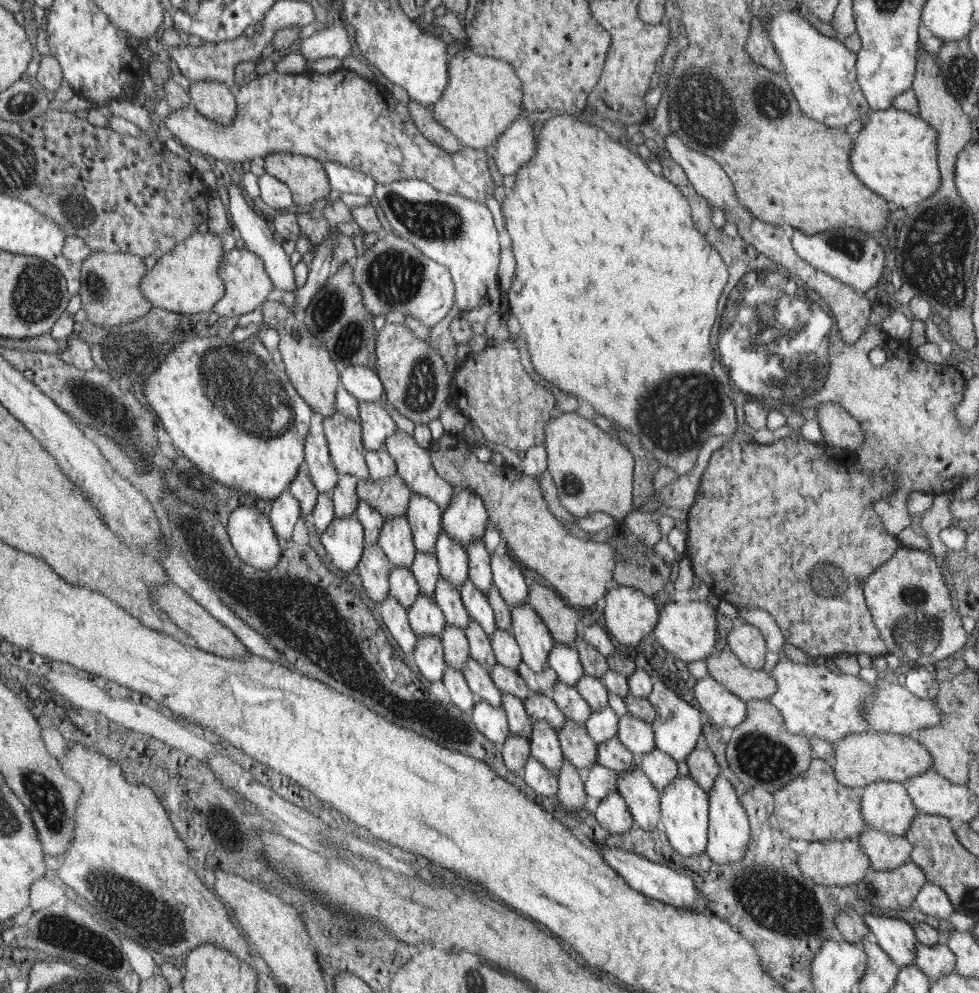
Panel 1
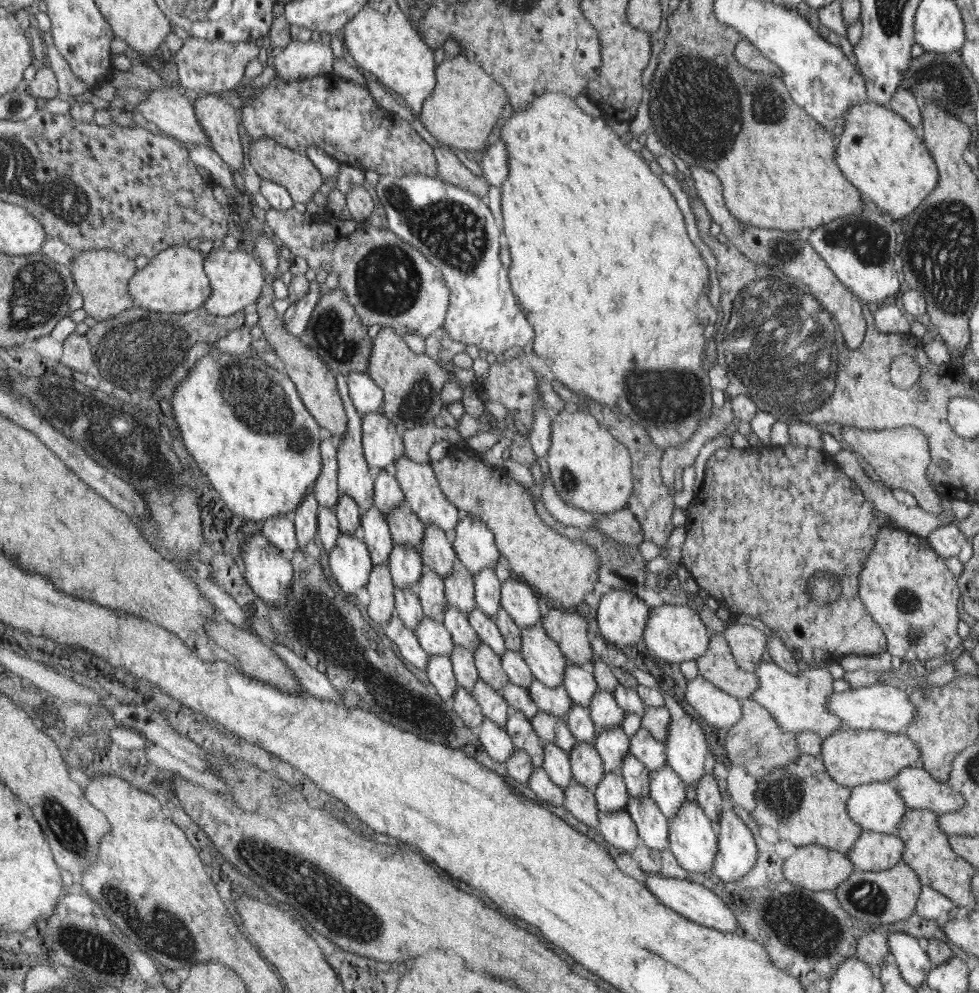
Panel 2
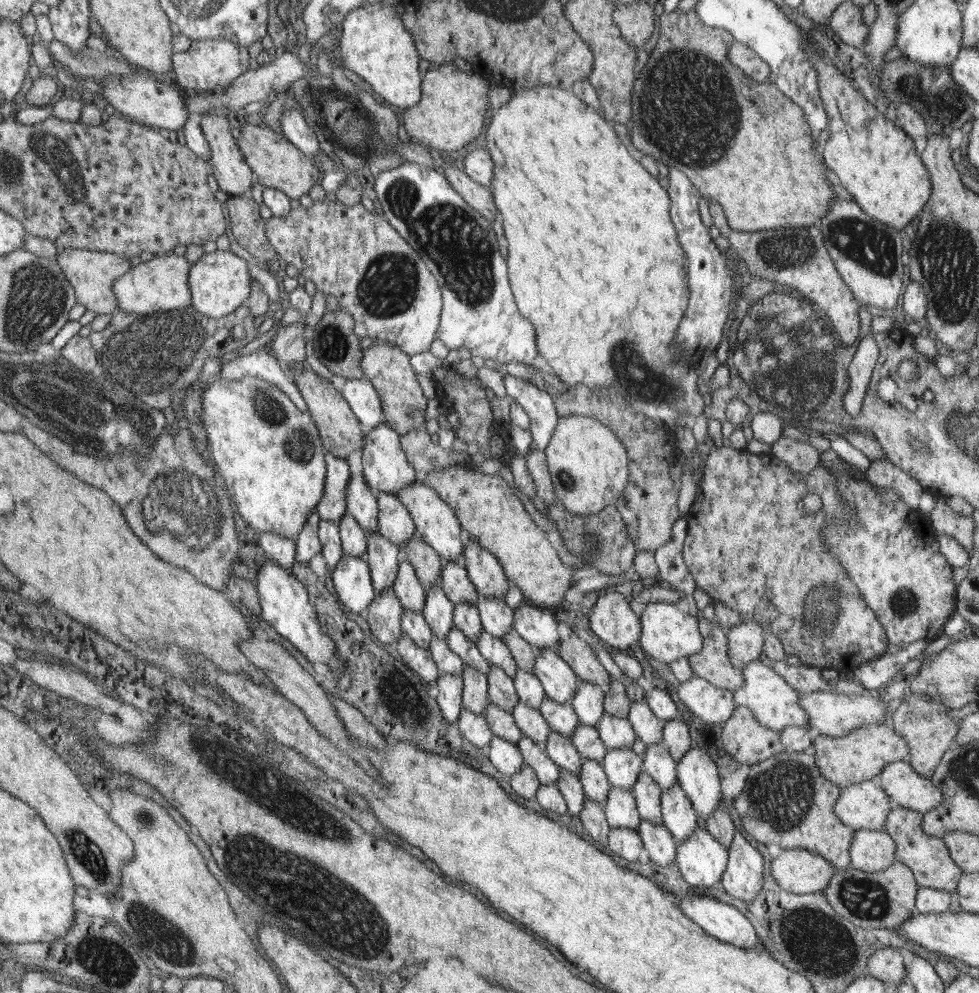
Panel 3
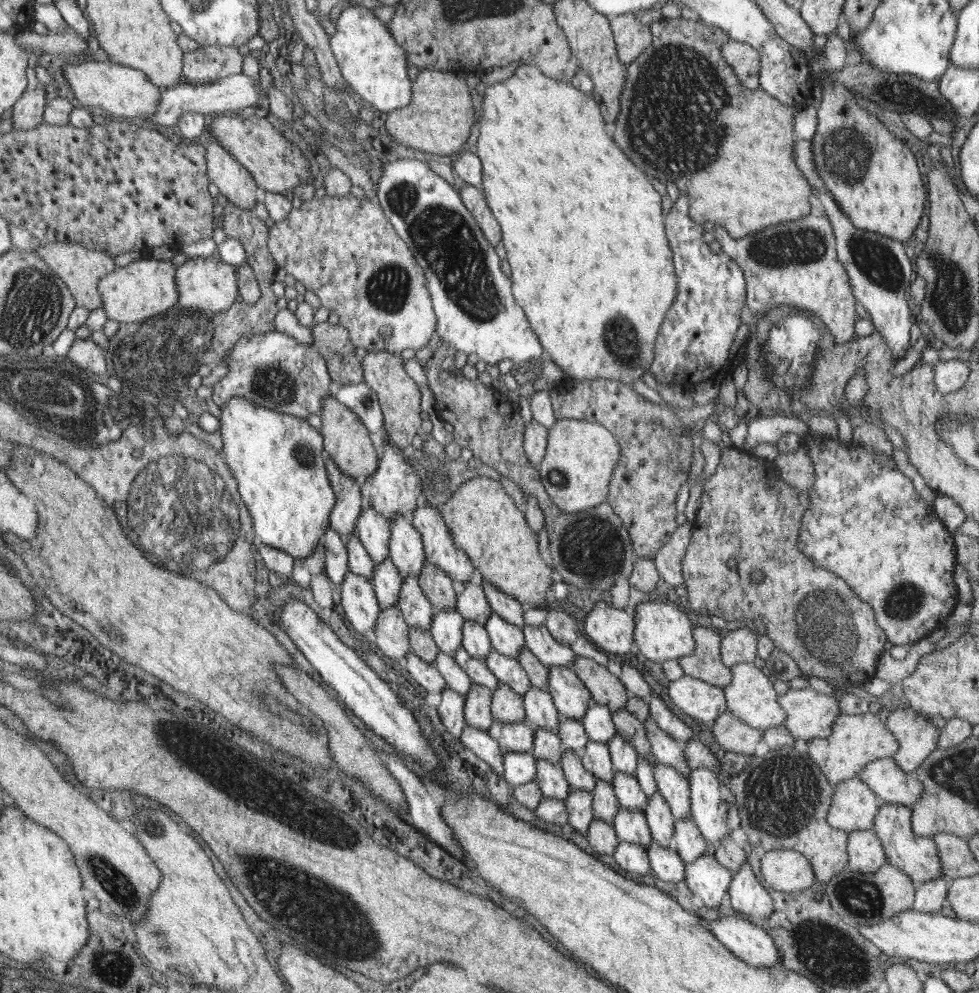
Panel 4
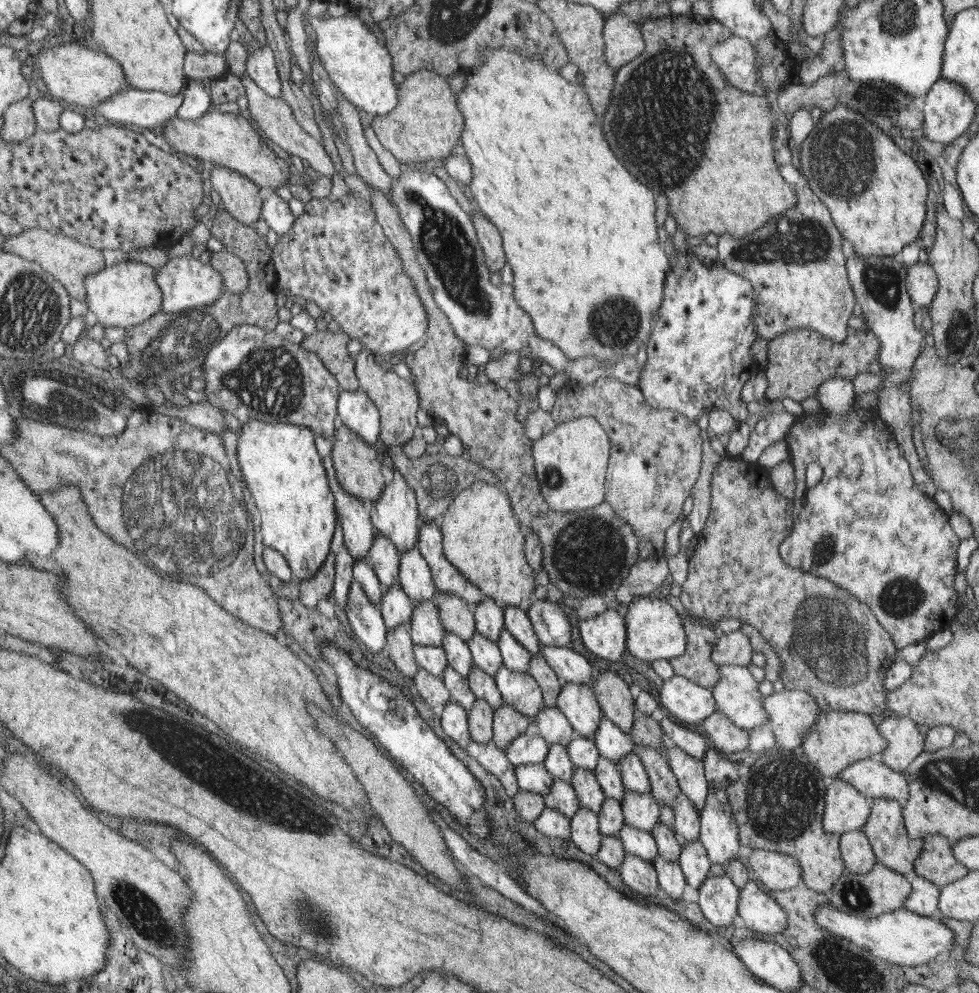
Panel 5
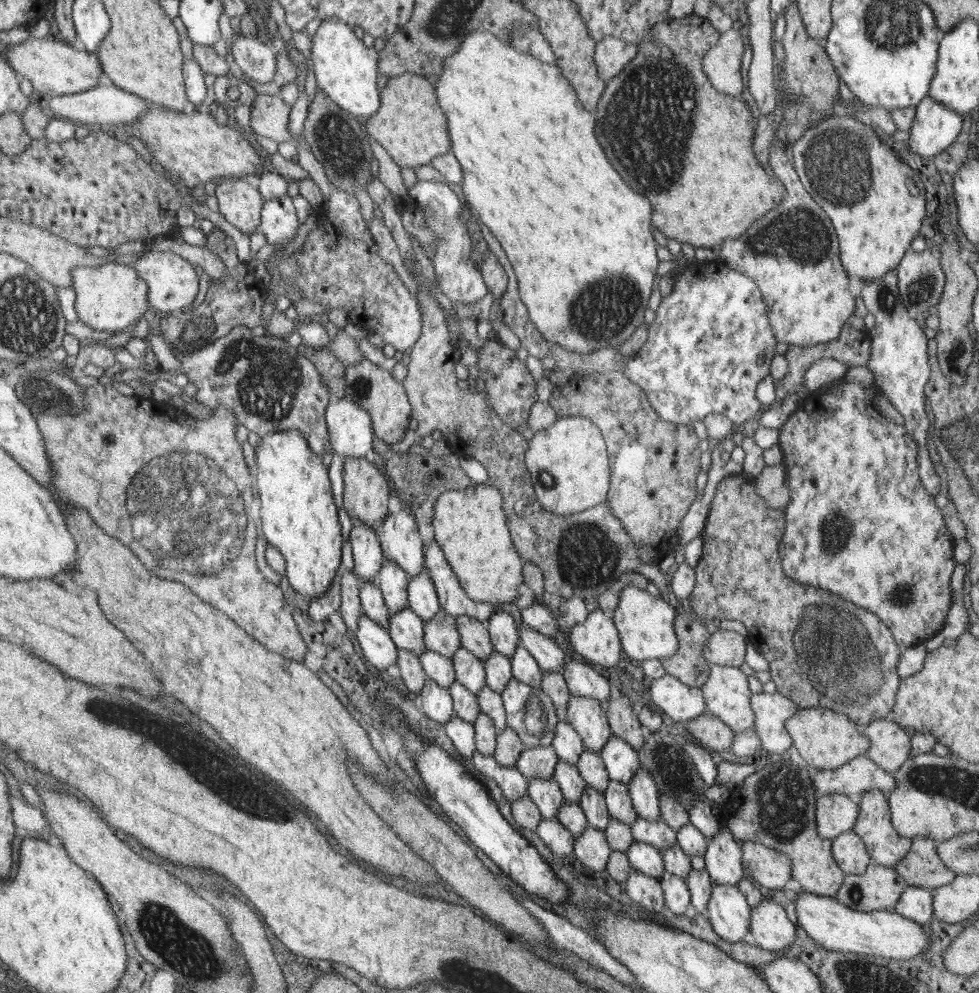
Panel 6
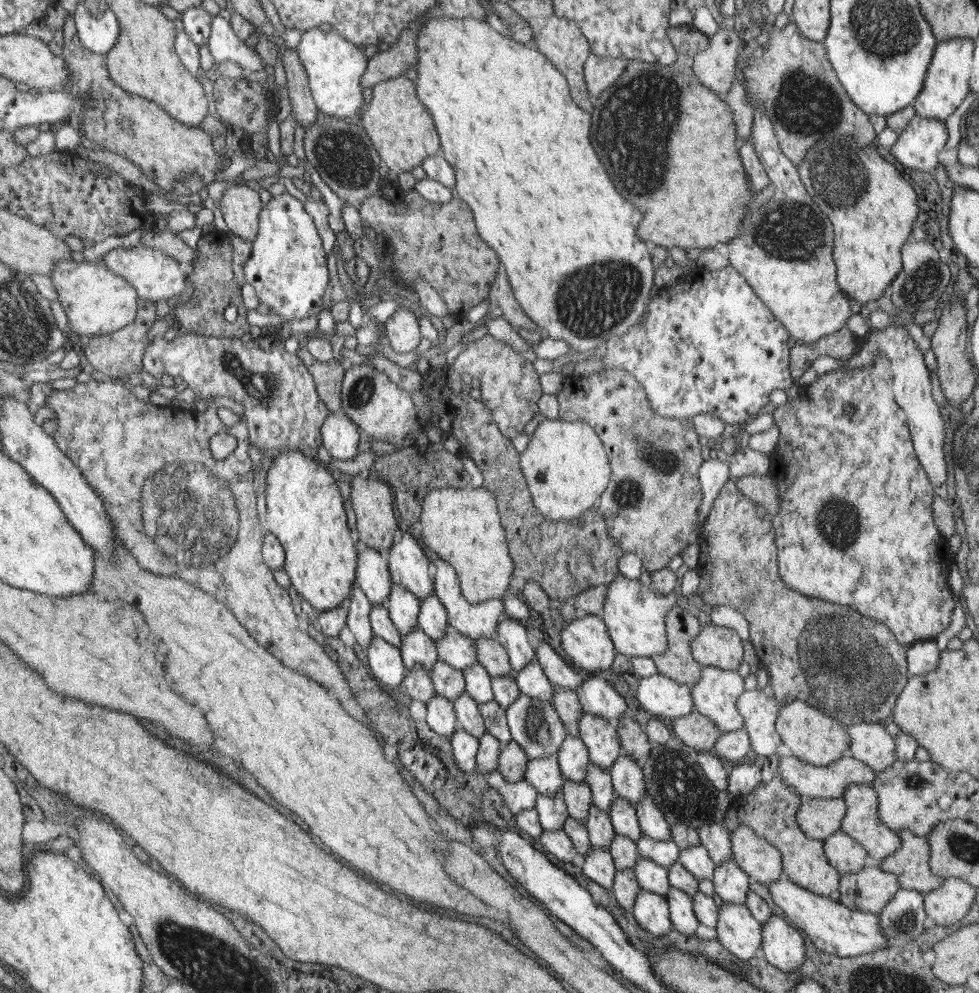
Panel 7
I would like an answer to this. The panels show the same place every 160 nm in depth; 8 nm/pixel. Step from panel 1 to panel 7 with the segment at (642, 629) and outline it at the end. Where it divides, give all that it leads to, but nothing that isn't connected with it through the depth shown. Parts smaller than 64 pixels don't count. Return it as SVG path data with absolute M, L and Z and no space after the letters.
M579 615L579 618L568 622L566 628L559 631L561 643L568 660L577 668L590 671L606 670L614 662L614 646L609 635L609 630L602 617L599 615Z

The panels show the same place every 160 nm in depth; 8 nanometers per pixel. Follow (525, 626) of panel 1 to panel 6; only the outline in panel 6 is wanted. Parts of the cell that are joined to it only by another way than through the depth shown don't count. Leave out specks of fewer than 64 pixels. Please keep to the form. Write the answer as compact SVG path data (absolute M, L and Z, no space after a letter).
M572 694L567 704L567 721L581 736L585 748L597 753L611 738L605 706L594 697Z

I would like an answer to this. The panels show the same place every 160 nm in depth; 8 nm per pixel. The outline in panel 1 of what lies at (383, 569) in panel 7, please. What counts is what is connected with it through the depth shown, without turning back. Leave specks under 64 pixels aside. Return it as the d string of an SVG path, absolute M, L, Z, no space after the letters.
M326 434L308 435L304 452L305 466L317 491L332 494L340 476L331 459Z

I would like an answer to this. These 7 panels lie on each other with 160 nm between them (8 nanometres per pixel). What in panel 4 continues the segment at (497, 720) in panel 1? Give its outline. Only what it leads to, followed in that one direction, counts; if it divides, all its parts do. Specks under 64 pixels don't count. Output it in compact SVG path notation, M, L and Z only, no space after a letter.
M502 751L504 765L503 780L506 780L512 787L535 780L537 759L533 755L533 751Z

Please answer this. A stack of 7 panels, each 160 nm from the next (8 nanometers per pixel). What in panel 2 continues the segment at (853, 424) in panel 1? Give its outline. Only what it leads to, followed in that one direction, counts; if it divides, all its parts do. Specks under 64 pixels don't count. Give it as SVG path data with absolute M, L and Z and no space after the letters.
M844 425L840 434L842 447L857 454L888 487L908 491L917 500L917 506L937 515L941 513L942 498L928 484L925 477L926 469L932 462L928 441L917 428L901 426L899 429L871 431Z

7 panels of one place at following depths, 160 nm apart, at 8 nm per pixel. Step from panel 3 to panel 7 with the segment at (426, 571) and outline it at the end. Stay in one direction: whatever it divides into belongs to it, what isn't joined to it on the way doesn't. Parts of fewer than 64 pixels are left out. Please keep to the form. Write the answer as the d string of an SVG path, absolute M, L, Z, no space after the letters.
M480 637L473 643L476 647L478 663L488 672L491 678L515 677L516 673L510 667L510 661L508 661L508 653L498 640Z

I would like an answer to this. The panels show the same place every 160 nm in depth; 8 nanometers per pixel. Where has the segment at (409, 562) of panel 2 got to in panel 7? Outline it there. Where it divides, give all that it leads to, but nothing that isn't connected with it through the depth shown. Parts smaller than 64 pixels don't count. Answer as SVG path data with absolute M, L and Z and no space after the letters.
M448 623L444 636L441 636L441 639L438 639L435 645L438 656L442 661L463 672L464 668L478 664L476 647L473 642L473 638L462 634Z

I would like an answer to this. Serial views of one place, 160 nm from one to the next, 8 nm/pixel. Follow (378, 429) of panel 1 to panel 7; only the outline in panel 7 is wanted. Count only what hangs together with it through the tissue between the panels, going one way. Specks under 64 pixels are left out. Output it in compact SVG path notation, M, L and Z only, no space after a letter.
M404 532L400 540L392 545L389 556L392 580L395 580L398 586L404 586L420 601L434 596L432 584L435 582L432 582L432 576L428 572L428 558L424 556L414 536Z

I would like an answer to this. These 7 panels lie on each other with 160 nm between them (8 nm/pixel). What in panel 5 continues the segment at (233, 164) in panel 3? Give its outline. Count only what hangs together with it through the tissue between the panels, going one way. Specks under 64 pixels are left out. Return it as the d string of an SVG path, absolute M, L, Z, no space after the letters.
M214 165L209 177L212 188L221 197L221 204L239 223L254 225L263 208L260 190L242 173L224 165Z

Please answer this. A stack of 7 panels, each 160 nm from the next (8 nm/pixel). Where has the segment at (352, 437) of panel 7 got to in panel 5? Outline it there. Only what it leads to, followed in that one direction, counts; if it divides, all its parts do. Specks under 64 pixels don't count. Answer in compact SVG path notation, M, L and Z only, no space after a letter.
M339 391L337 405L338 421L350 427L368 444L374 444L382 424L378 407L364 391Z

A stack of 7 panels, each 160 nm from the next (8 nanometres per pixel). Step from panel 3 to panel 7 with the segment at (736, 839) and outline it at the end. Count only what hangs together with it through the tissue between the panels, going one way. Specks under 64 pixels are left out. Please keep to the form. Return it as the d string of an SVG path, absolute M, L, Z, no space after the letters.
M772 913L763 924L765 959L785 973L798 974L805 961L804 935Z

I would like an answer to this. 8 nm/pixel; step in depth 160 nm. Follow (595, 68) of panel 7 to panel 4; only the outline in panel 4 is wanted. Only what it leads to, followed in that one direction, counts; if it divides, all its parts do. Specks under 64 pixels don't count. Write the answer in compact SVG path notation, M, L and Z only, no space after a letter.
M653 9L624 13L610 19L617 41L616 56L630 65L651 44L651 24L656 18Z

